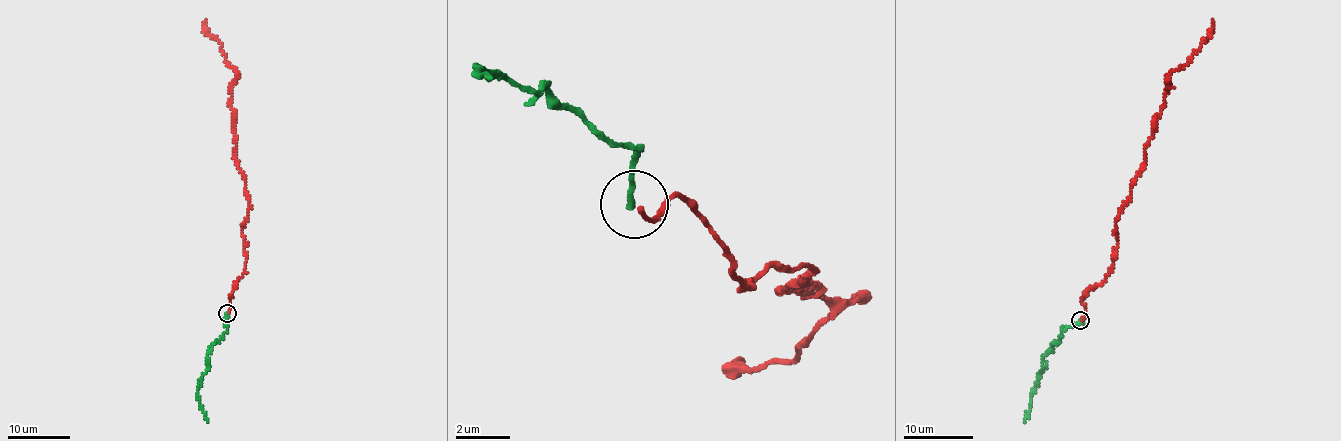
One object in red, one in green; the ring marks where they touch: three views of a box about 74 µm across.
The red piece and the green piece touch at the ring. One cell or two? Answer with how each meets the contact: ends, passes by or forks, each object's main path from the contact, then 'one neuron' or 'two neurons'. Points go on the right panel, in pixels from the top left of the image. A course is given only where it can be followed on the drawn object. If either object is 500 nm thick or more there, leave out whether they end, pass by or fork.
red ends | green ends | red via (1081, 320), (1086, 312), (1082, 297), (1111, 268), (1119, 212), (1141, 172), (1167, 77), (1208, 37), (1212, 20) | green via (1080, 319), (1062, 331), (1061, 337), (1045, 354), (1025, 421) | one neuron

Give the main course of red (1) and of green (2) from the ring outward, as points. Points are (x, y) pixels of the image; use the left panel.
1: (228, 312), (232, 291), (245, 270), (243, 233), (250, 202), (238, 164), (230, 103), (237, 74), (205, 20)
2: (226, 312), (224, 333), (211, 346), (207, 356), (208, 370), (201, 377), (198, 395), (207, 421)

